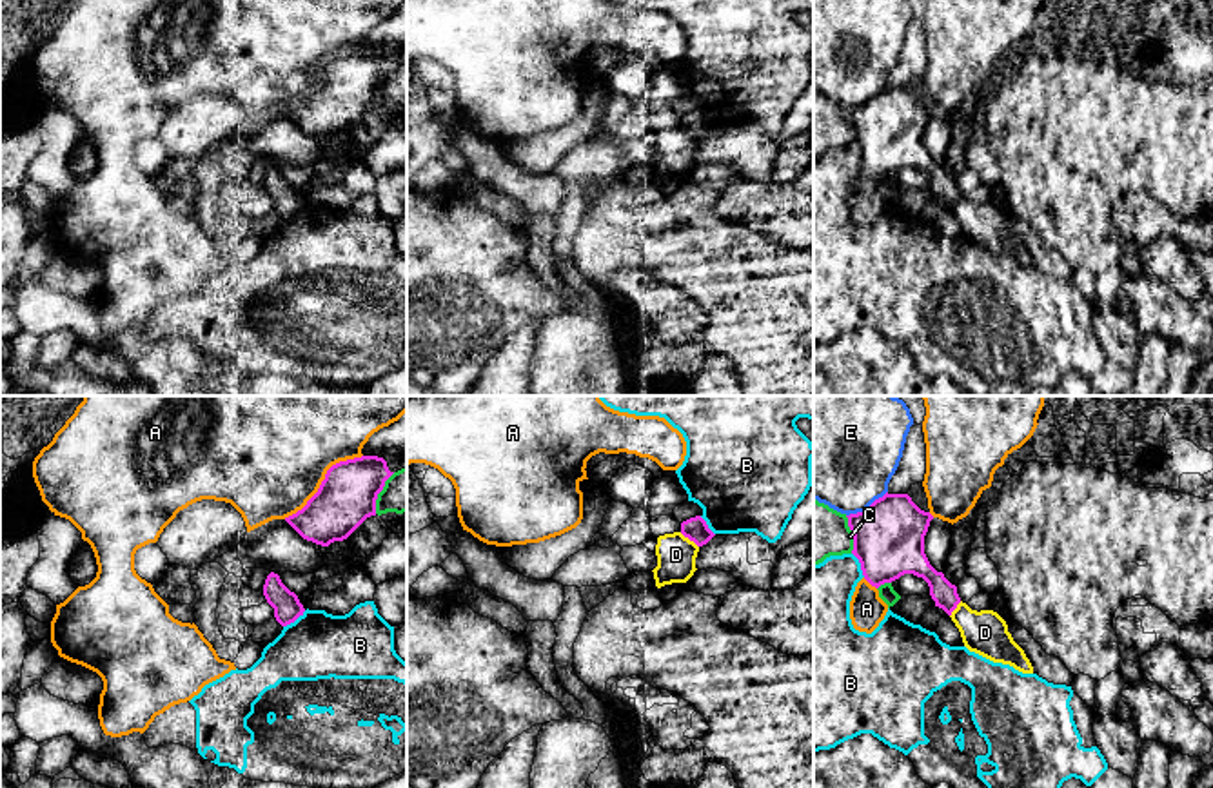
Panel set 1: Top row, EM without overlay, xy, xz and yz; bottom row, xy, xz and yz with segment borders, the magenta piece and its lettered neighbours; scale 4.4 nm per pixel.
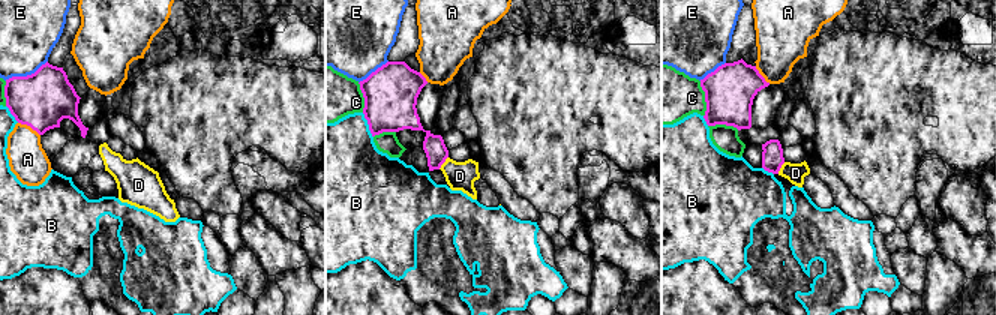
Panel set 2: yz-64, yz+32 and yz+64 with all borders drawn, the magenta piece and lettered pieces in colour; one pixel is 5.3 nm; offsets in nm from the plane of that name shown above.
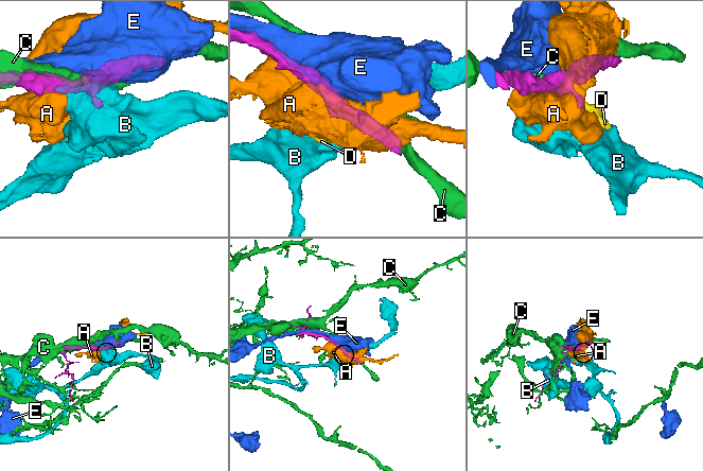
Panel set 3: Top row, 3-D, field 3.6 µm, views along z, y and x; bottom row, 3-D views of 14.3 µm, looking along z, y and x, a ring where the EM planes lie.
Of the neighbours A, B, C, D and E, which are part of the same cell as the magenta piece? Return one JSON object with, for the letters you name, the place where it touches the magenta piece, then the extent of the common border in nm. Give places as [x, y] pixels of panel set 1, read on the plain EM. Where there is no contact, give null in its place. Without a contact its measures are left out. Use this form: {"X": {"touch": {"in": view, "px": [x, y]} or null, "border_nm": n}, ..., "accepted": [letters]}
{"accepted": []}

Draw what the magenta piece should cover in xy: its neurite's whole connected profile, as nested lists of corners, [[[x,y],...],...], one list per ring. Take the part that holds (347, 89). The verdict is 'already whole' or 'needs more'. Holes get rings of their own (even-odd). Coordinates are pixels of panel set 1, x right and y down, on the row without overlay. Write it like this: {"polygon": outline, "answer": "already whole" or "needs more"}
{"polygon": [[[378,49],[340,54],[327,64],[307,98],[285,114],[316,138],[343,134],[367,111],[376,109],[378,87],[392,67]]], "answer": "already whole"}

